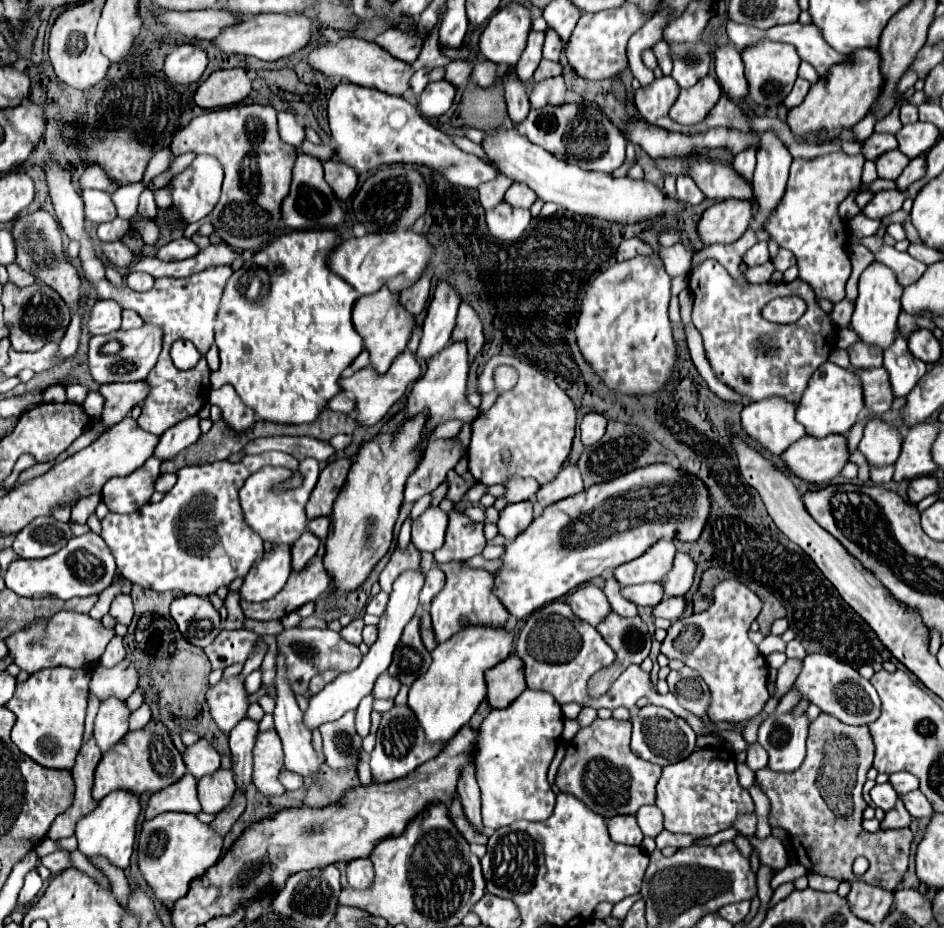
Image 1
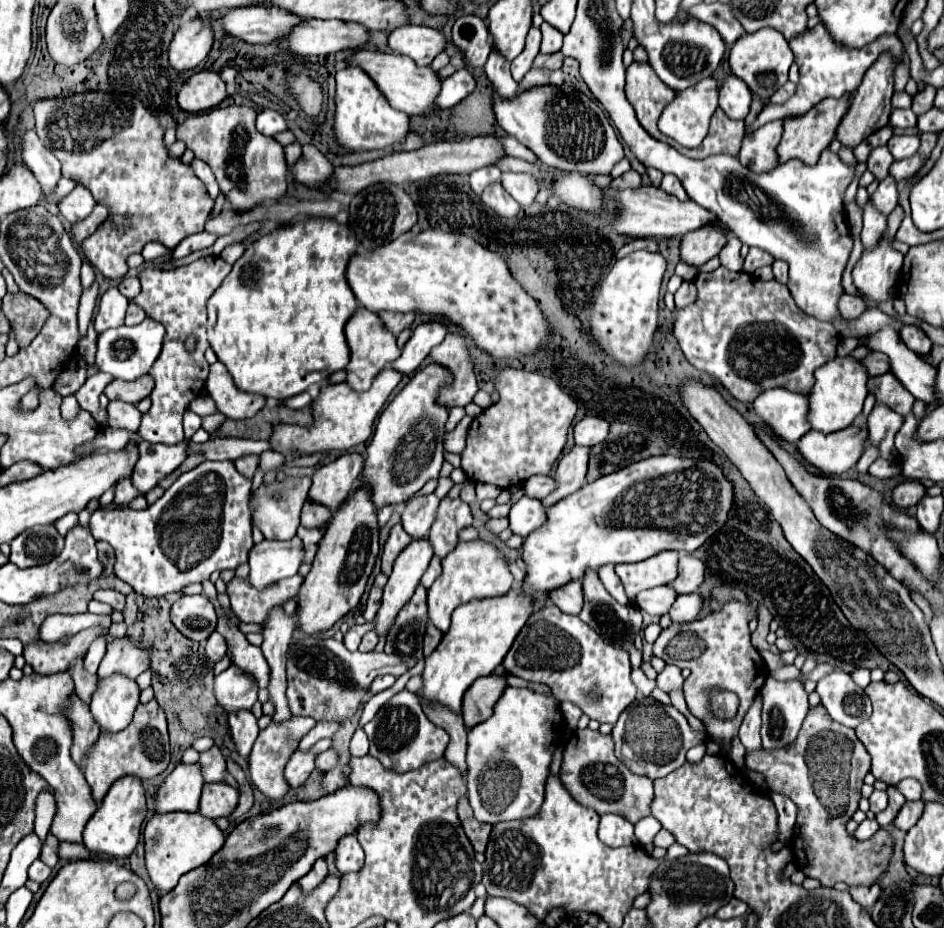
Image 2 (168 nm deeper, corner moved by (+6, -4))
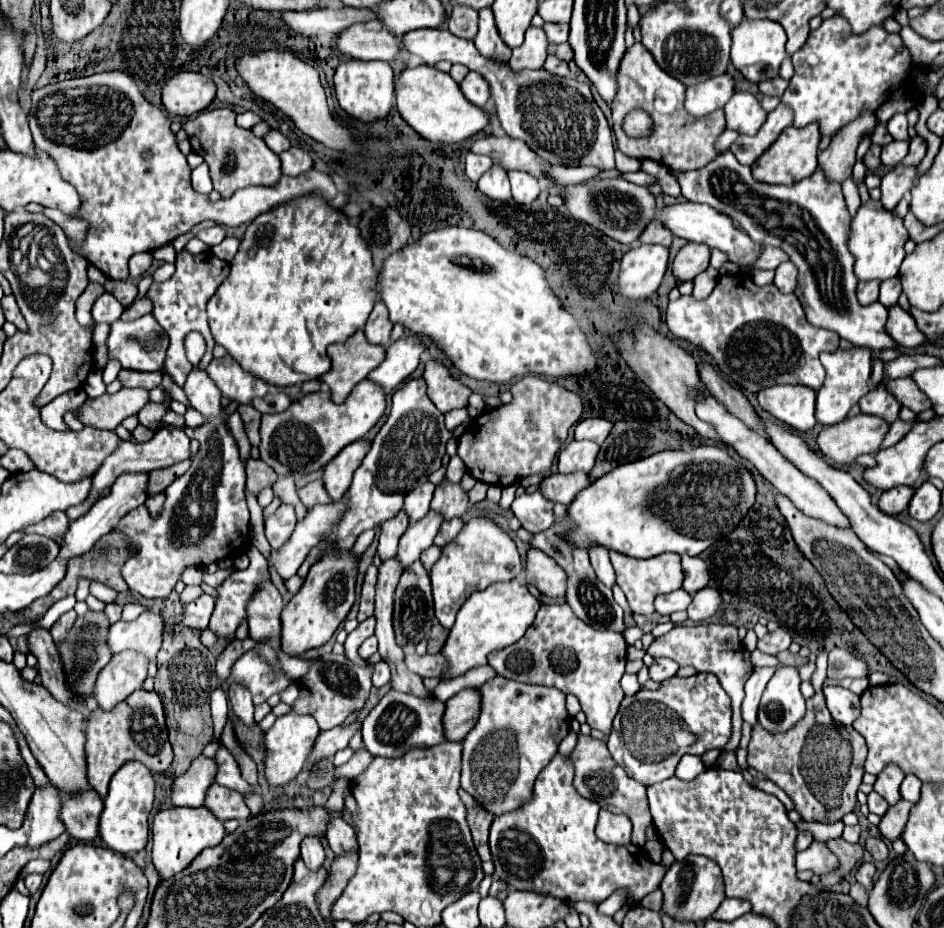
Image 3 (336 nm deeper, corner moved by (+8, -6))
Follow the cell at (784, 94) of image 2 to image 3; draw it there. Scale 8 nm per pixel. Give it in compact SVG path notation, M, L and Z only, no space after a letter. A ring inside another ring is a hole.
M774 78L772 82L764 82L760 86L760 92L764 96L782 96L786 88L788 88L788 82L784 78Z

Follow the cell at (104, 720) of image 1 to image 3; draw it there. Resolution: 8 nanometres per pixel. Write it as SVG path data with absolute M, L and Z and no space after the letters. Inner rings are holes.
M126 652L112 656L112 660L100 670L94 684L92 698L104 712L124 702L134 690L140 690L146 680L146 662L140 654Z

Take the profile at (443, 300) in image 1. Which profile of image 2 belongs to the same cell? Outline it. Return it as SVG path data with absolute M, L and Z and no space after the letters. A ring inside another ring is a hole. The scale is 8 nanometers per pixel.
M438 320L416 326L410 340L402 348L400 358L394 360L390 366L400 374L416 372L418 366L424 362L424 358L430 354L430 350L438 346L444 340L444 336L446 336L446 326Z

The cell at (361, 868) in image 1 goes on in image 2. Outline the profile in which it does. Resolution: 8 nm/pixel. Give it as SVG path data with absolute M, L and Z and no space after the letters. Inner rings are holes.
M350 834L350 836L344 836L342 840L338 840L334 854L336 854L336 866L338 866L340 874L358 872L364 864L364 850L362 850L356 834Z

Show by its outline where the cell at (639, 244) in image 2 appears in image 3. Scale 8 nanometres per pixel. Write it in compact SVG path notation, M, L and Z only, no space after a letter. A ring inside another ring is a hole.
M650 222L646 226L646 230L640 234L640 238L636 240L634 246L642 246L642 244L662 244L662 246L670 246L672 244L672 234L668 234L668 230L664 230L664 226L656 226L656 222Z

